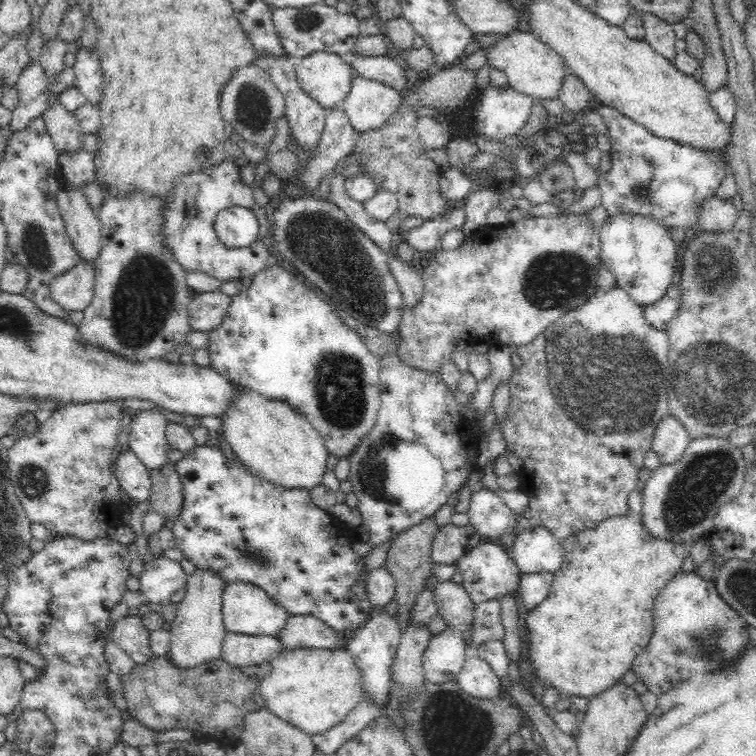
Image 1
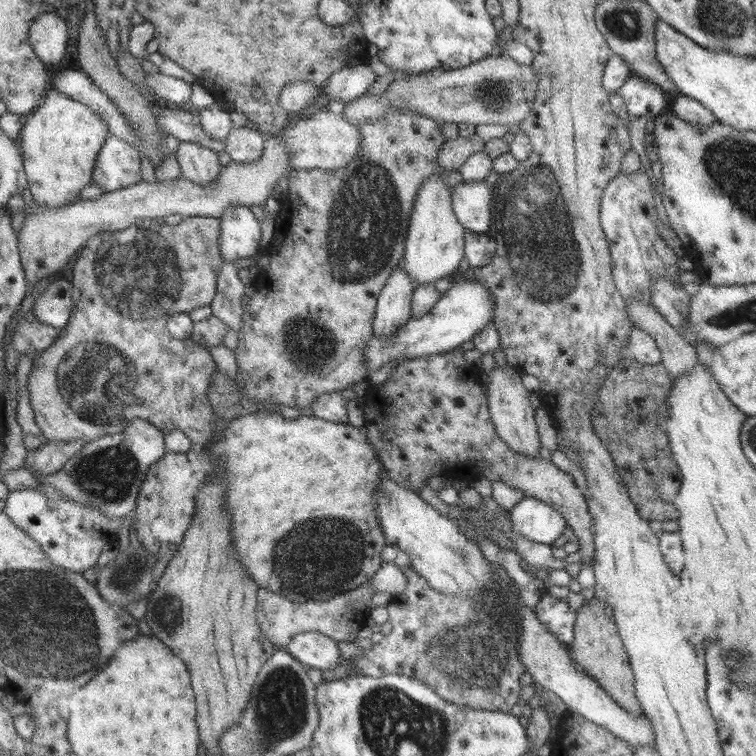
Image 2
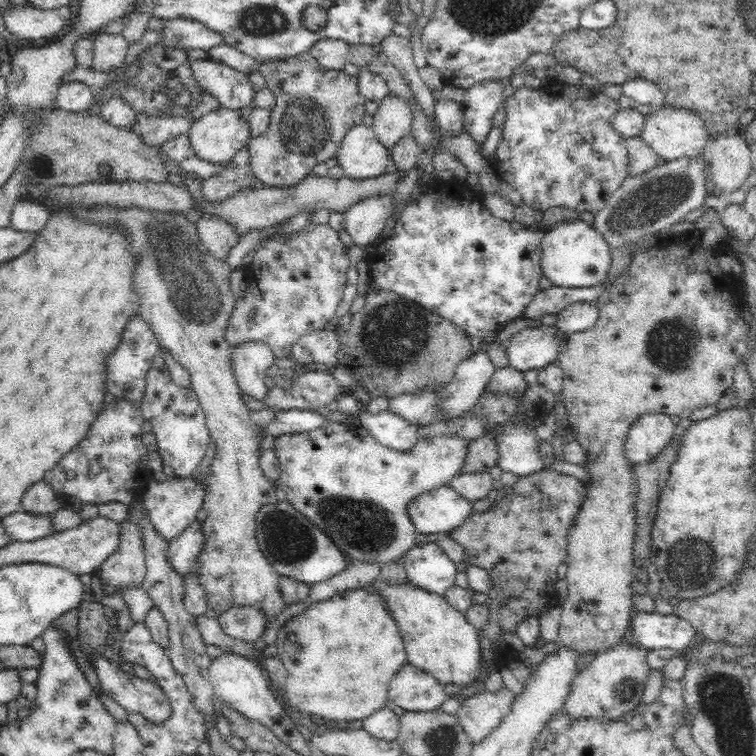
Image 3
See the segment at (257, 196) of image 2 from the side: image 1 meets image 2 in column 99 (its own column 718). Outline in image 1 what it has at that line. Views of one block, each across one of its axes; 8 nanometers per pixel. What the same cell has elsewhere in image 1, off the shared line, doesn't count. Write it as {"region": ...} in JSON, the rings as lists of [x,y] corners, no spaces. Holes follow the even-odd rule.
{"region":[[[714,195],[703,200],[697,227],[704,231],[726,232],[734,226],[738,215],[739,211],[732,199]]]}

